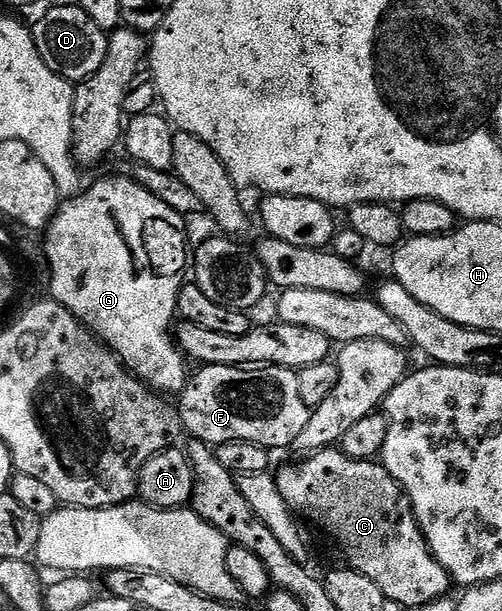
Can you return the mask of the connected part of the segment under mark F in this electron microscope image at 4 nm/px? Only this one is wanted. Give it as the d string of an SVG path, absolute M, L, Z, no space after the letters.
M204 365L191 376L179 392L178 410L185 432L203 443L215 445L226 441L254 441L275 449L291 448L298 433L306 429L310 408L298 394L298 377L291 367L227 367Z

